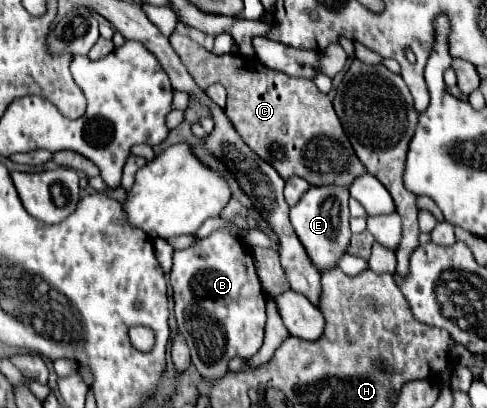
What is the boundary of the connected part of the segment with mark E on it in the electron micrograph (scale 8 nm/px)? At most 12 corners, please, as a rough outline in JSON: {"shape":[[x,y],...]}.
{"shape":[[311,186],[291,224],[317,268],[351,238],[349,188]]}

